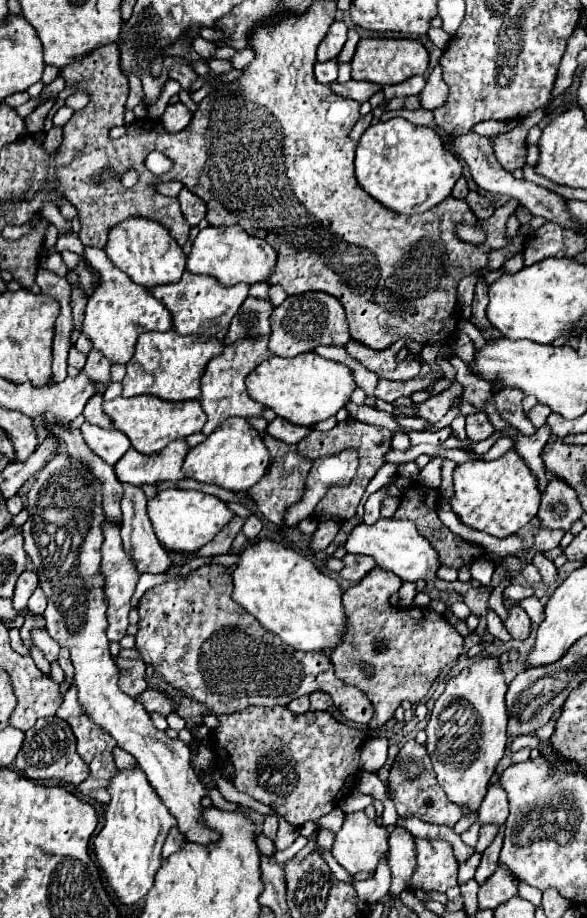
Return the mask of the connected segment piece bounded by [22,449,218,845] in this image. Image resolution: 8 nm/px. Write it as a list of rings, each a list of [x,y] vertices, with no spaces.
[[[60,449],[36,475],[36,483],[28,493],[28,521],[22,527],[24,549],[40,575],[40,587],[48,597],[44,611],[46,629],[60,647],[70,649],[76,669],[78,699],[88,717],[104,727],[116,743],[128,751],[148,777],[160,801],[178,821],[180,833],[198,845],[218,841],[218,833],[204,823],[202,797],[208,795],[190,765],[190,749],[180,739],[170,739],[158,731],[144,707],[118,689],[118,667],[110,655],[106,639],[106,597],[100,573],[102,537],[102,483],[90,473],[88,465],[72,459]]]

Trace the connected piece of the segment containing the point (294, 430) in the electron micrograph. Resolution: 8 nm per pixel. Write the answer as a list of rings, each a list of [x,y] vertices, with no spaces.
[[[274,417],[268,427],[266,427],[266,433],[268,435],[274,435],[276,439],[280,441],[286,441],[286,443],[298,443],[302,437],[306,437],[312,429],[310,427],[296,427],[292,423],[288,423],[286,419],[282,417]]]

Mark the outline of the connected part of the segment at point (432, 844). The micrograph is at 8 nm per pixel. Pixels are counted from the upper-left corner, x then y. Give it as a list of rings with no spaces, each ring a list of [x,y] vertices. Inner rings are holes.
[[[414,839],[416,843],[416,869],[408,881],[408,889],[416,891],[438,891],[446,893],[450,887],[456,887],[456,871],[458,871],[458,861],[452,853],[452,845],[444,839]]]

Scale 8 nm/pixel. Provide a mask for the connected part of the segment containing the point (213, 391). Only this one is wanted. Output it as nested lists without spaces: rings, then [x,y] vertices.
[[[254,337],[254,339],[242,339],[242,341],[236,341],[234,345],[224,345],[224,351],[210,359],[206,369],[204,369],[204,375],[200,379],[200,385],[202,385],[202,393],[198,397],[200,405],[204,407],[204,413],[208,415],[208,421],[202,429],[204,435],[210,435],[222,421],[226,421],[228,417],[260,417],[262,415],[262,405],[254,399],[250,399],[250,395],[246,393],[246,387],[244,387],[244,379],[246,375],[256,367],[260,365],[262,361],[270,359],[272,353],[268,351],[268,337]]]

